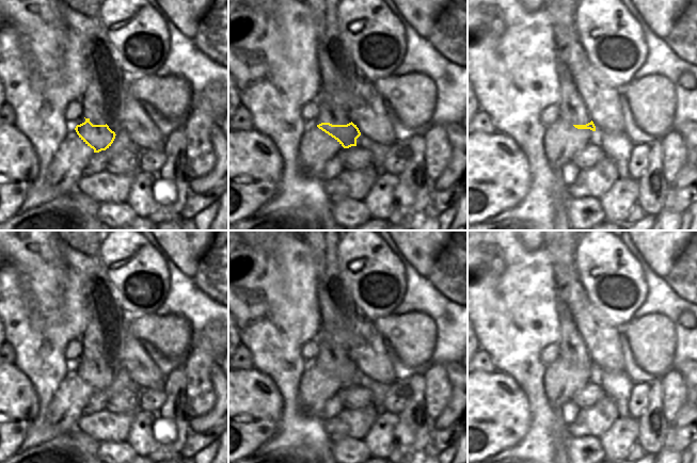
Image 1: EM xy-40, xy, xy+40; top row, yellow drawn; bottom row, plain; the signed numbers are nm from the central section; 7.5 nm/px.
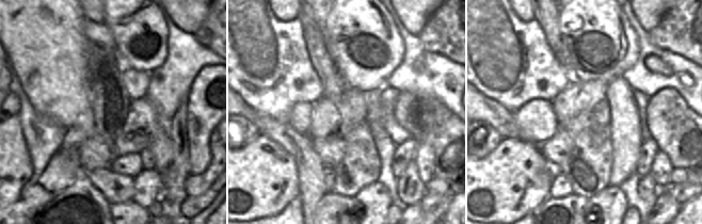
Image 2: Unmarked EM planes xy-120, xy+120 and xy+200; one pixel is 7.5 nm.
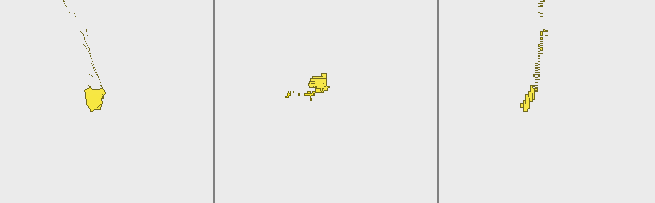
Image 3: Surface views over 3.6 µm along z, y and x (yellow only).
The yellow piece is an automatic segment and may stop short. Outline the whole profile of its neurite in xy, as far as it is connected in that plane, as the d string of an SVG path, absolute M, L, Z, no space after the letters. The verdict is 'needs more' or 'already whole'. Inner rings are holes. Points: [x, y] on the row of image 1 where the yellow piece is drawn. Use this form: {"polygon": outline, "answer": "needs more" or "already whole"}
{"polygon": "M327 94L317 100L318 117L311 124L334 138L344 148L357 146L361 132L348 114Z", "answer": "needs more"}

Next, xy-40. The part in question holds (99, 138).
{"polygon": "M81 116L75 130L79 138L94 149L94 153L109 148L116 135L101 118L84 118Z", "answer": "needs more"}

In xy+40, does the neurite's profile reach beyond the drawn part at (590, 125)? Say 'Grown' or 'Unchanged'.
Grown

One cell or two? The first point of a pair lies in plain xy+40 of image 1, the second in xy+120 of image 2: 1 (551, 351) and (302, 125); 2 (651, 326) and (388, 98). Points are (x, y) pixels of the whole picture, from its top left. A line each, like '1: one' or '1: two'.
1: one
2: two

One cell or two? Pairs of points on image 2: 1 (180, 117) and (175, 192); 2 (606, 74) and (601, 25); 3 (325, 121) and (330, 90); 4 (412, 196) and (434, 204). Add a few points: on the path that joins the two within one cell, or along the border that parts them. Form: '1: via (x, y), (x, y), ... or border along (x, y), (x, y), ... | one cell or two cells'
1: via (177, 136), (179, 139), (179, 170), (177, 174) | one cell
2: via (617, 62), (619, 60), (612, 52), (610, 36) | one cell
3: border along (346, 86), (336, 104), (322, 96) | two cells
4: border along (425, 193), (418, 203) | two cells

